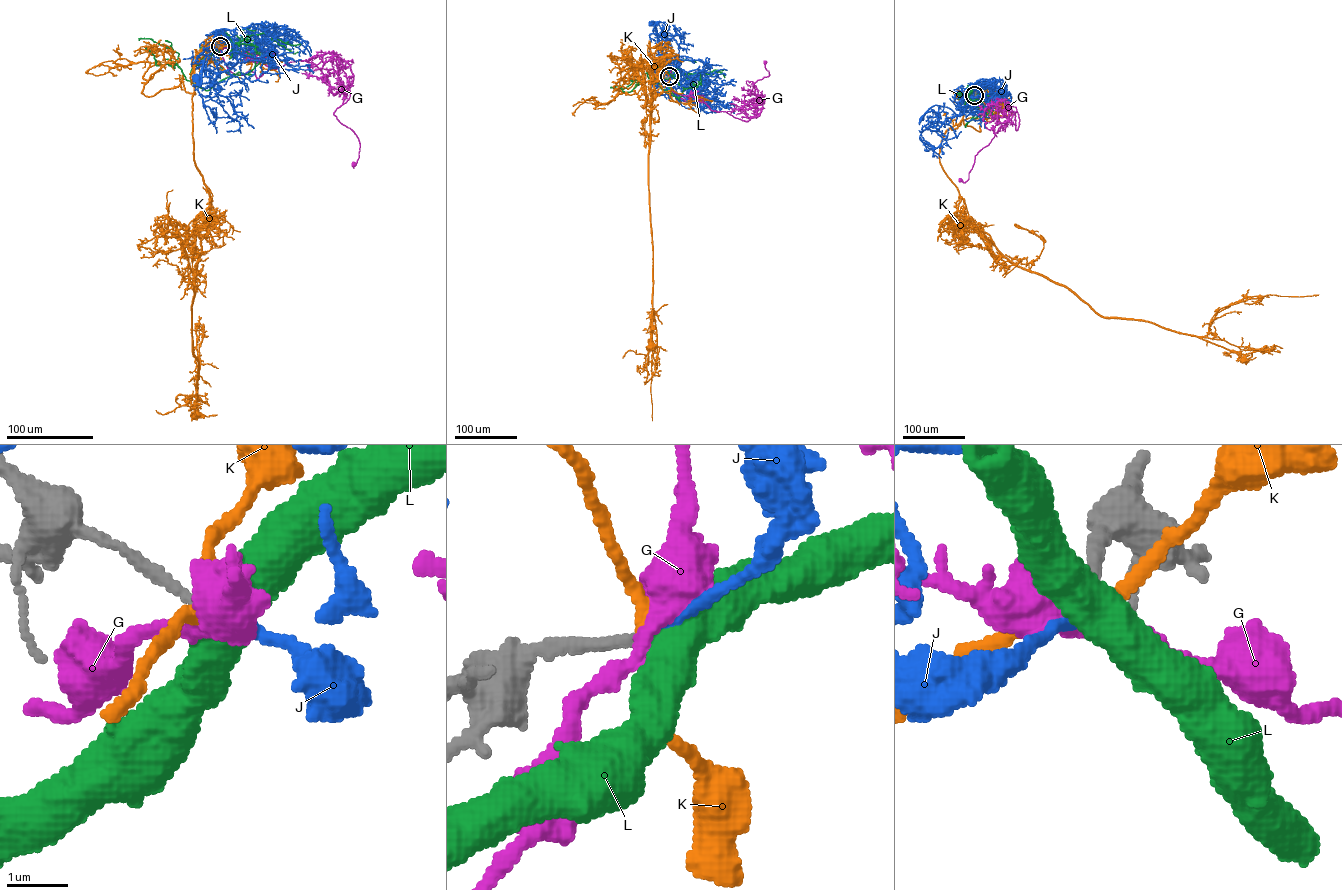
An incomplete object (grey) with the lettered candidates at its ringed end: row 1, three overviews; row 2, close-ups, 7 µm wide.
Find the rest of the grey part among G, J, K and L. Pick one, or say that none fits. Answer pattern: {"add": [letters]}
{"add": ["J"]}

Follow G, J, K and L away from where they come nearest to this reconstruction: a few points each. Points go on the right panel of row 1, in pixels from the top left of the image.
G: (974, 95), (995, 118), (1015, 106), (1019, 125), (1017, 130), (1003, 122), (975, 156), (968, 179), (960, 180)
J: (974, 95), (984, 86), (985, 104), (978, 111), (956, 114), (934, 105), (921, 118)
K: (975, 95), (984, 94), (946, 131), (939, 162), (958, 210), (985, 240), (1102, 316), (1197, 336), (1242, 359)
L: (975, 95), (978, 103), (995, 116), (980, 115), (965, 127), (982, 105), (979, 96), (986, 93), (985, 91)

